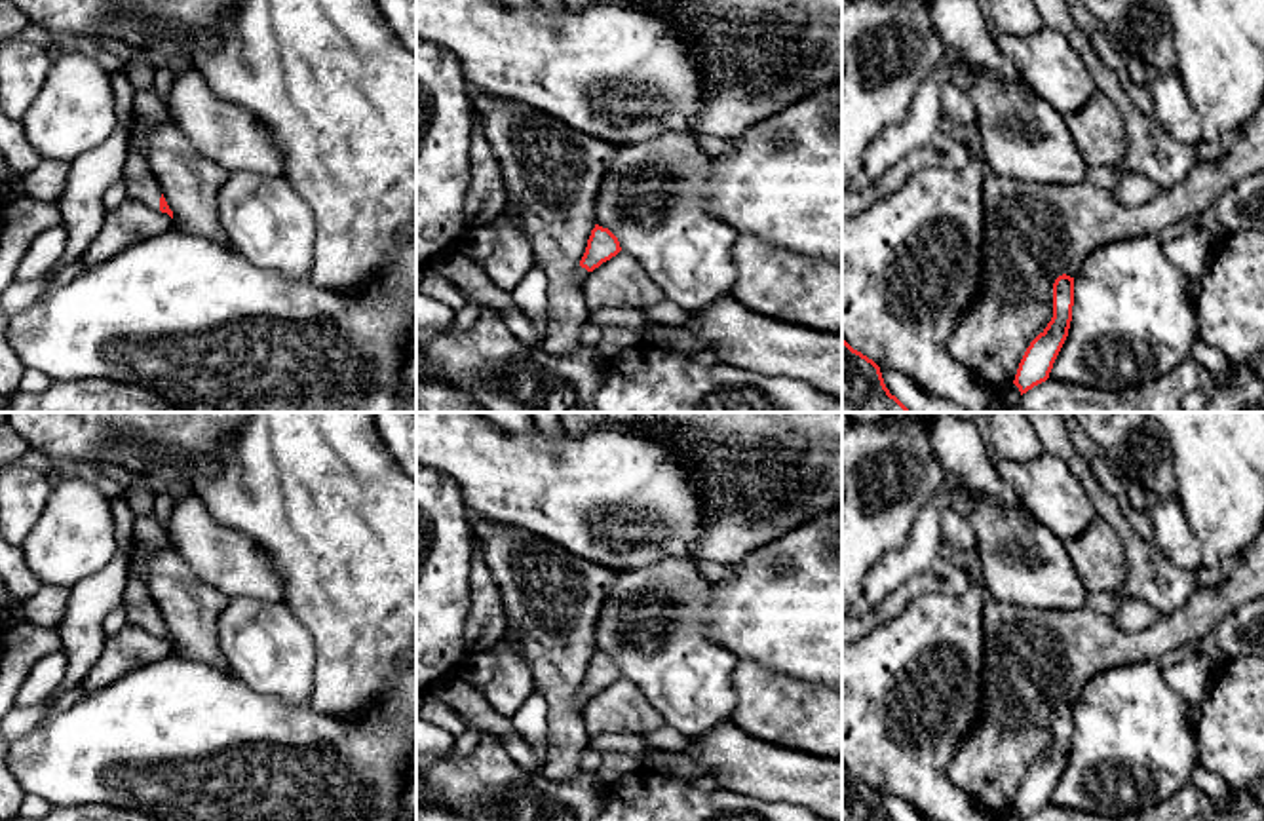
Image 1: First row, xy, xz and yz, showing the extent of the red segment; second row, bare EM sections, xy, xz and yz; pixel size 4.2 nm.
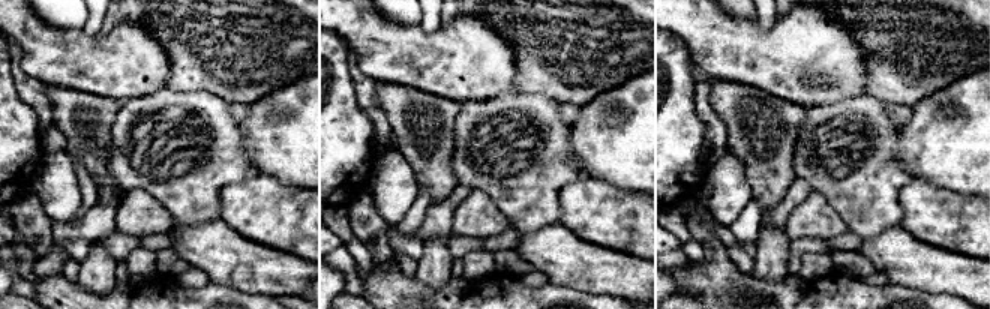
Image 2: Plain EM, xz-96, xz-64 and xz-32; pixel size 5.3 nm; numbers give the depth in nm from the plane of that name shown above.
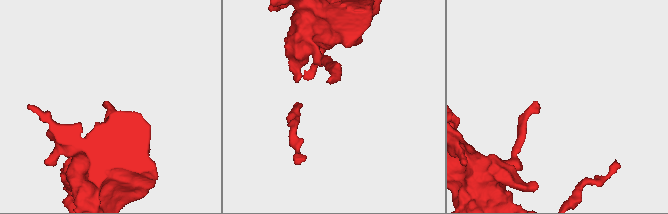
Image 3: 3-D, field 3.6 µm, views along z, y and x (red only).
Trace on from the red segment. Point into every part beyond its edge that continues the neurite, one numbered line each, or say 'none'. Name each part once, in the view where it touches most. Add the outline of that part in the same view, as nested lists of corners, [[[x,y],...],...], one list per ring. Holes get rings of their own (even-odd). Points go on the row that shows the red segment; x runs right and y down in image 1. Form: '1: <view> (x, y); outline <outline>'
1: xy (147, 190); outline [[[152,173],[139,181],[122,175],[120,181],[125,184],[127,198],[135,198],[150,209],[160,211],[162,186]]]

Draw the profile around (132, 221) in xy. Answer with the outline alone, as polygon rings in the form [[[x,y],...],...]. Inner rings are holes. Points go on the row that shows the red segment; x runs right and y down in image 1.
[[[127,198],[106,213],[101,230],[80,257],[80,264],[84,270],[97,266],[122,253],[125,247],[156,238],[171,226],[173,220],[167,213],[150,209],[135,198]]]

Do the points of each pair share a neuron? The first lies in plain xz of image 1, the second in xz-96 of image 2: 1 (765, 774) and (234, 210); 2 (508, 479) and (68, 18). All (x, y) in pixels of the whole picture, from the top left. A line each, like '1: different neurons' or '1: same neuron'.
1: different neurons
2: different neurons

